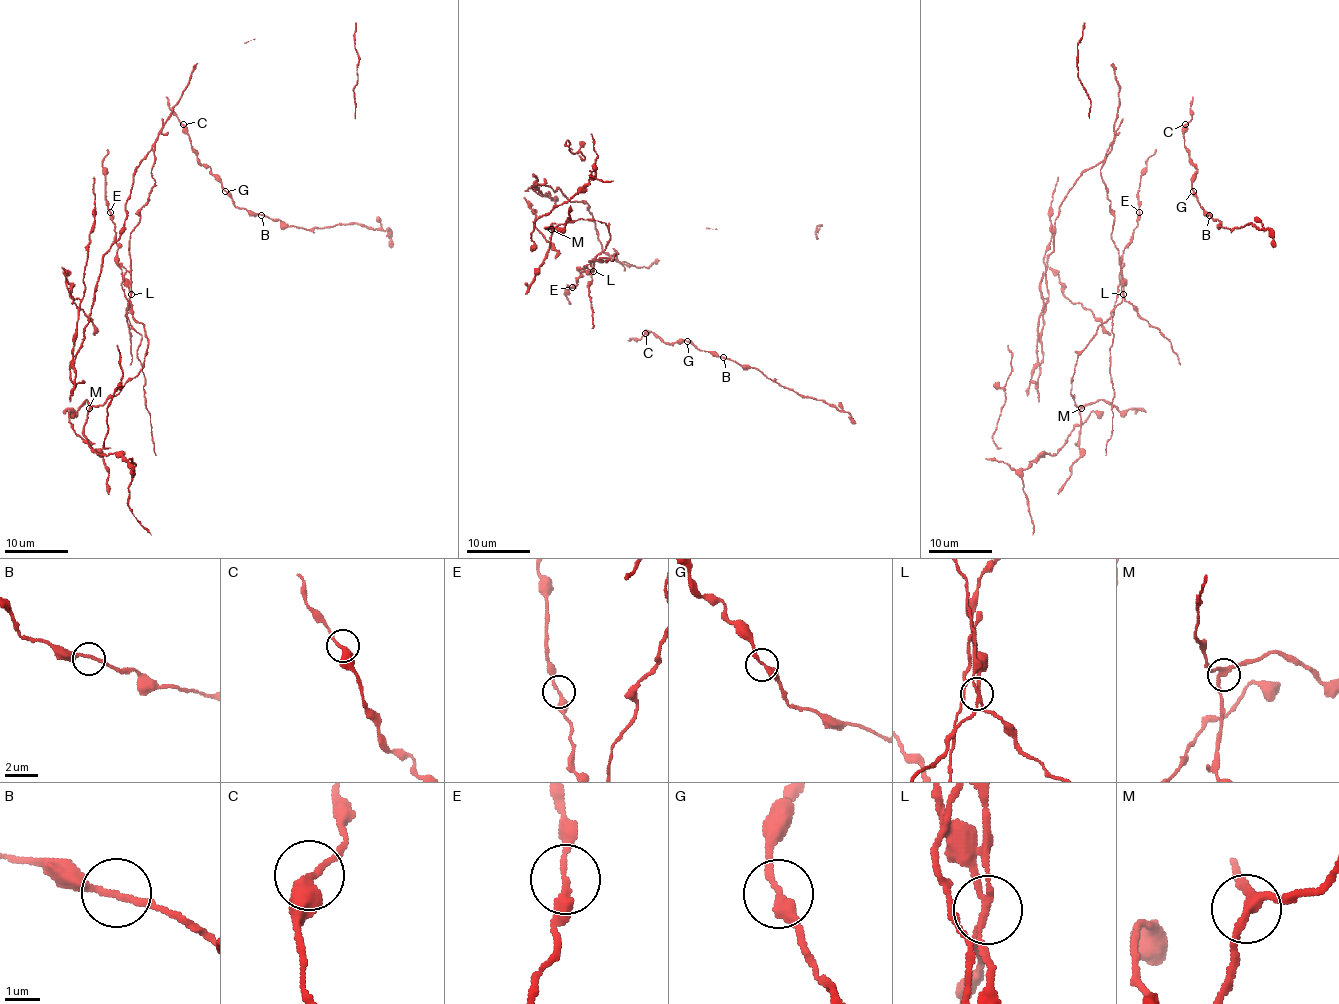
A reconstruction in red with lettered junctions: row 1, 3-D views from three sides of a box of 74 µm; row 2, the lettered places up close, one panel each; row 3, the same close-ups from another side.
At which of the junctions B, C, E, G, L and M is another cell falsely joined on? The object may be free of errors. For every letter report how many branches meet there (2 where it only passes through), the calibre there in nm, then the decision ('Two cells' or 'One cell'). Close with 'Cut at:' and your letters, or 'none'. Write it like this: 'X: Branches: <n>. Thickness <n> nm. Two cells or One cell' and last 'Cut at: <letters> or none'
B: Branches: 2. Thickness 190 nm. One cell
C: Branches: 2. Thickness 400 nm. One cell
E: Branches: 2. Thickness 280 nm. One cell
G: Branches: 2. Thickness 240 nm. One cell
L: Branches: 3. Thickness 170 nm. Two cells
M: Branches: 3. Thickness 240 nm. One cell
Cut at: L

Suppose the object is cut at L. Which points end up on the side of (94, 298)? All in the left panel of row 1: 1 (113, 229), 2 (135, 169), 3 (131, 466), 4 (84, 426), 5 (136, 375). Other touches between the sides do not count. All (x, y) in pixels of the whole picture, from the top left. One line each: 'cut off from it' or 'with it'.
1: cut off from it
2: with it
3: cut off from it
4: cut off from it
5: cut off from it

